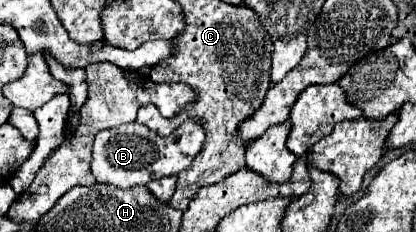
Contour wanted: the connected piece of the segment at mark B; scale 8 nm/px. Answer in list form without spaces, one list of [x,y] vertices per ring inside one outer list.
[[[187,118],[173,134],[161,138],[143,124],[131,122],[117,128],[101,130],[93,144],[93,160],[91,172],[99,184],[117,186],[117,188],[133,188],[145,186],[151,180],[161,176],[177,176],[183,172],[193,158],[199,154],[205,142],[205,130],[199,118]]]

